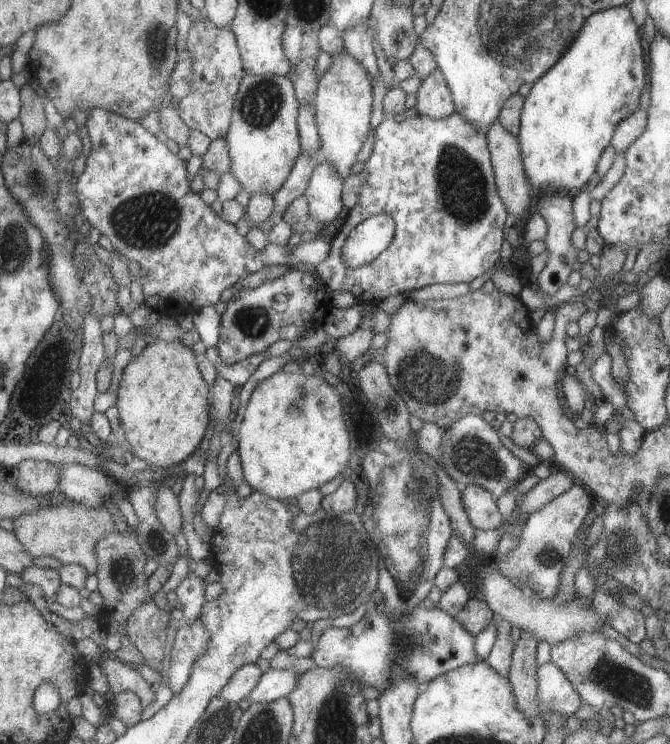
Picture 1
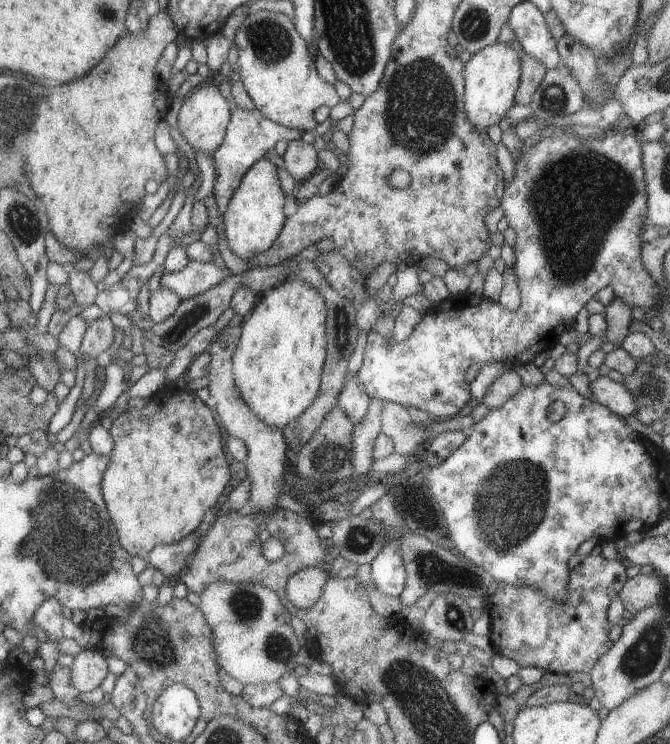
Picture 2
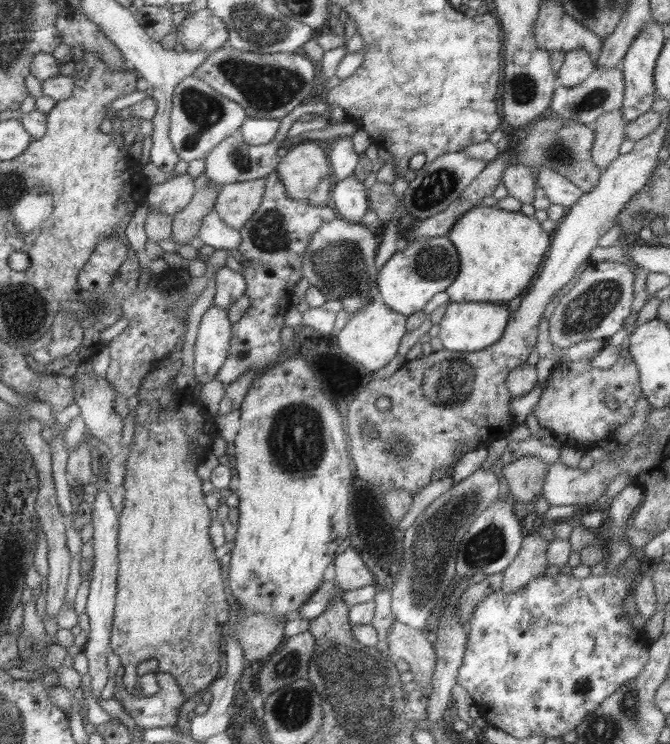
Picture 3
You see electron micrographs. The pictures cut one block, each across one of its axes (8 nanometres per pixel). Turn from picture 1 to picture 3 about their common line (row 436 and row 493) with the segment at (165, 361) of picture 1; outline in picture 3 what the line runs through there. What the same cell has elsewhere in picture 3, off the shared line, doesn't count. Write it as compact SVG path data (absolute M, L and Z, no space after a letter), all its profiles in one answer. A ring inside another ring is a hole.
M177 359L171 361L168 365L162 365L155 370L151 370L147 377L143 377L140 386L136 392L139 401L136 407L137 415L135 415L134 435L131 453L127 457L125 465L125 474L122 484L124 490L124 498L122 501L122 511L118 514L118 532L117 532L117 559L118 572L116 575L116 595L114 598L114 613L111 622L111 637L109 638L109 646L113 654L119 657L120 665L123 667L124 673L122 676L123 686L130 692L131 695L143 698L144 696L151 696L158 690L157 675L155 672L147 672L143 676L135 674L135 666L143 660L149 658L157 658L159 662L159 672L169 673L174 679L175 684L181 689L184 698L191 698L201 692L207 690L209 683L216 678L219 670L219 642L221 642L221 631L223 625L227 621L227 600L223 593L223 578L221 577L221 570L219 563L214 556L214 547L209 539L209 526L213 519L212 510L208 510L204 504L204 495L201 491L202 481L197 477L195 468L205 458L207 454L213 451L213 440L218 437L217 429L215 427L214 417L205 411L203 406L195 402L195 397L191 394L191 389L181 390L171 382L176 372L181 366L181 360Z

